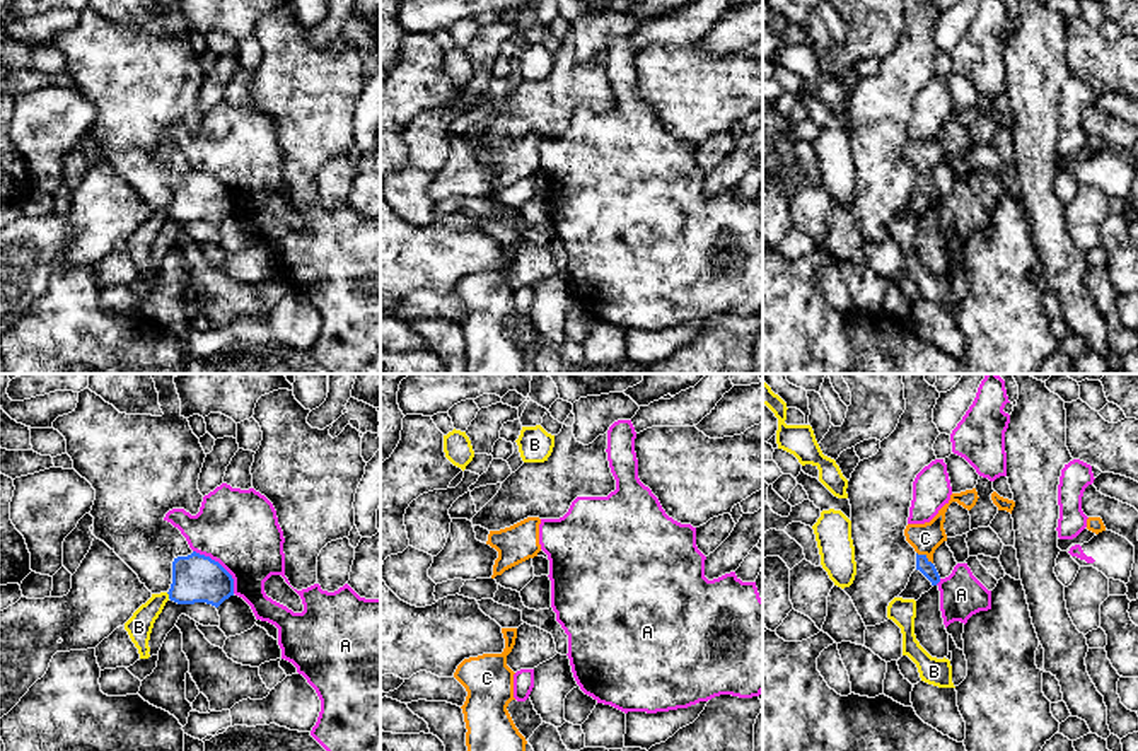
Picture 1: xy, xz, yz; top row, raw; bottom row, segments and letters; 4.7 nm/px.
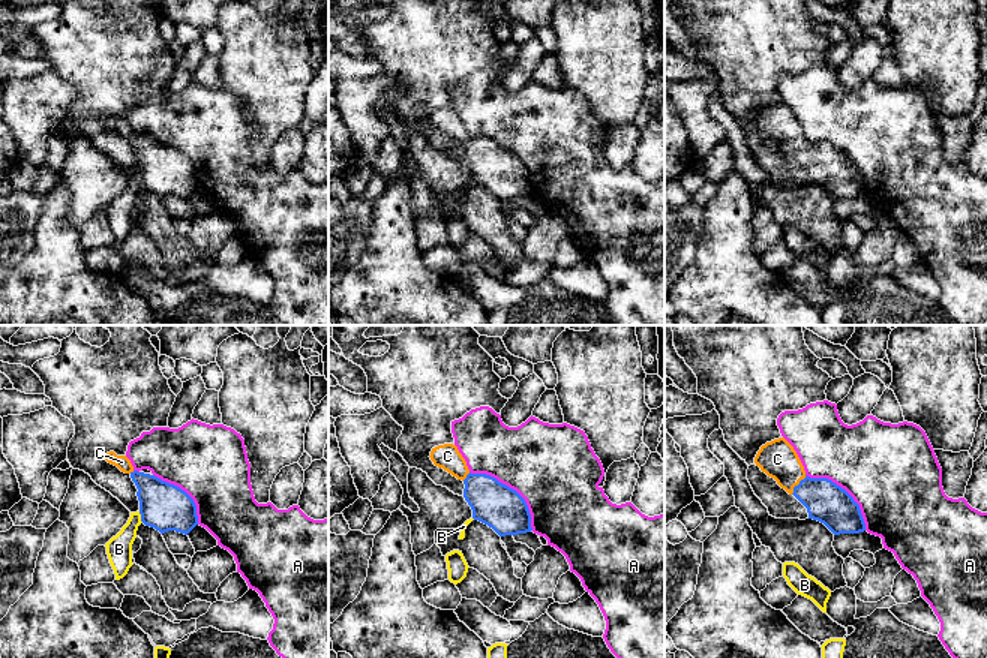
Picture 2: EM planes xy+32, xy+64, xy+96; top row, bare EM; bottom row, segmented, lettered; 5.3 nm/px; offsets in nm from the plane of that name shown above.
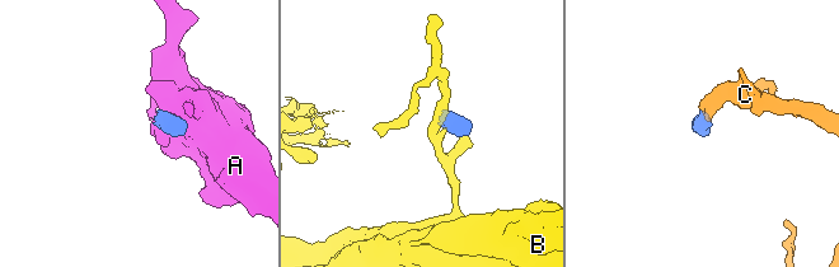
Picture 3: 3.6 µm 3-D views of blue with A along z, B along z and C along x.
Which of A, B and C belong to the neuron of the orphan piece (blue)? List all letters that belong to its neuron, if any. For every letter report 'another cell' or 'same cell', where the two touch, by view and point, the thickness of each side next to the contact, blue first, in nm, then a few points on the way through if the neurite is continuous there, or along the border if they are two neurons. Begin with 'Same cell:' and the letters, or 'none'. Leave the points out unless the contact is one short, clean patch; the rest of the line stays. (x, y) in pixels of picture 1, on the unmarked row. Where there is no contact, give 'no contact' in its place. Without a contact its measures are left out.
Same cell: C
A: another cell; meets blue in xy at (220, 183); 220 nm thick on the blue side, 360 nm on the other
B: another cell; meets blue in xy at (169, 214); 220 nm thick on the blue side, 120 nm on the other
C: same cell; meets blue in yz at (925, 174); 70 nm thick on the blue side, 140 nm on the other; runs through yz (923, 183), (925, 174), (925, 156)

